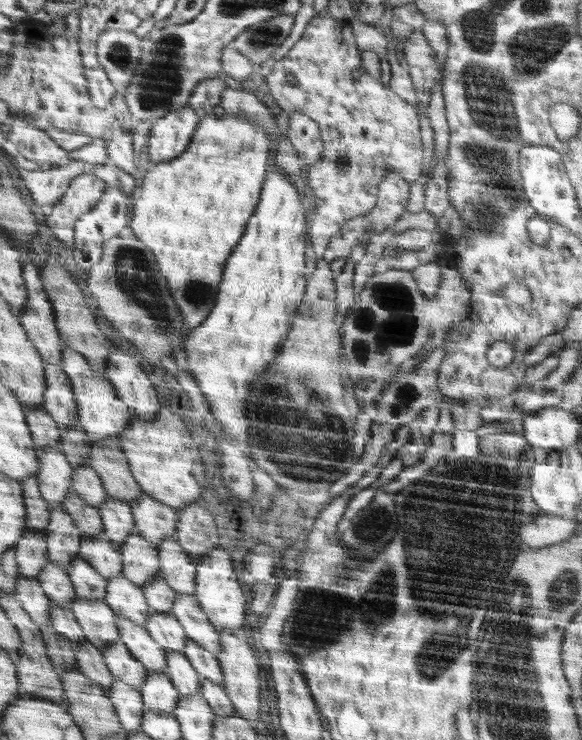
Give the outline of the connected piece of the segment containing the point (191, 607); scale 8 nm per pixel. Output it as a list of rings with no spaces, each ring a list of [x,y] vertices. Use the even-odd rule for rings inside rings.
[[[180,594],[176,599],[173,614],[185,626],[187,637],[198,646],[213,652],[220,652],[220,637],[216,627],[208,620],[207,614],[199,606],[196,595]]]

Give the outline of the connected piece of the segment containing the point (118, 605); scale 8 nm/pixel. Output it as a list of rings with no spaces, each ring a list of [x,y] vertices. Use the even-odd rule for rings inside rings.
[[[125,574],[109,579],[109,591],[105,600],[118,616],[128,617],[142,626],[146,626],[154,610],[143,588]]]

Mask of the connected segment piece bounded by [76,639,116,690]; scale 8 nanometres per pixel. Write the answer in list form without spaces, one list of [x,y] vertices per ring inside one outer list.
[[[88,639],[80,644],[76,643],[77,659],[82,672],[92,680],[98,681],[106,690],[110,690],[115,683],[115,676],[108,666],[106,657],[93,642]]]

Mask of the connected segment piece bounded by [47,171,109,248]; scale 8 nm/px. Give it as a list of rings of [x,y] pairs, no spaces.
[[[90,171],[86,172],[75,179],[65,197],[54,206],[52,214],[47,217],[48,226],[68,248],[70,246],[75,248],[76,246],[76,224],[78,220],[98,206],[98,202],[102,200],[108,187],[107,182],[102,177],[91,174]]]

